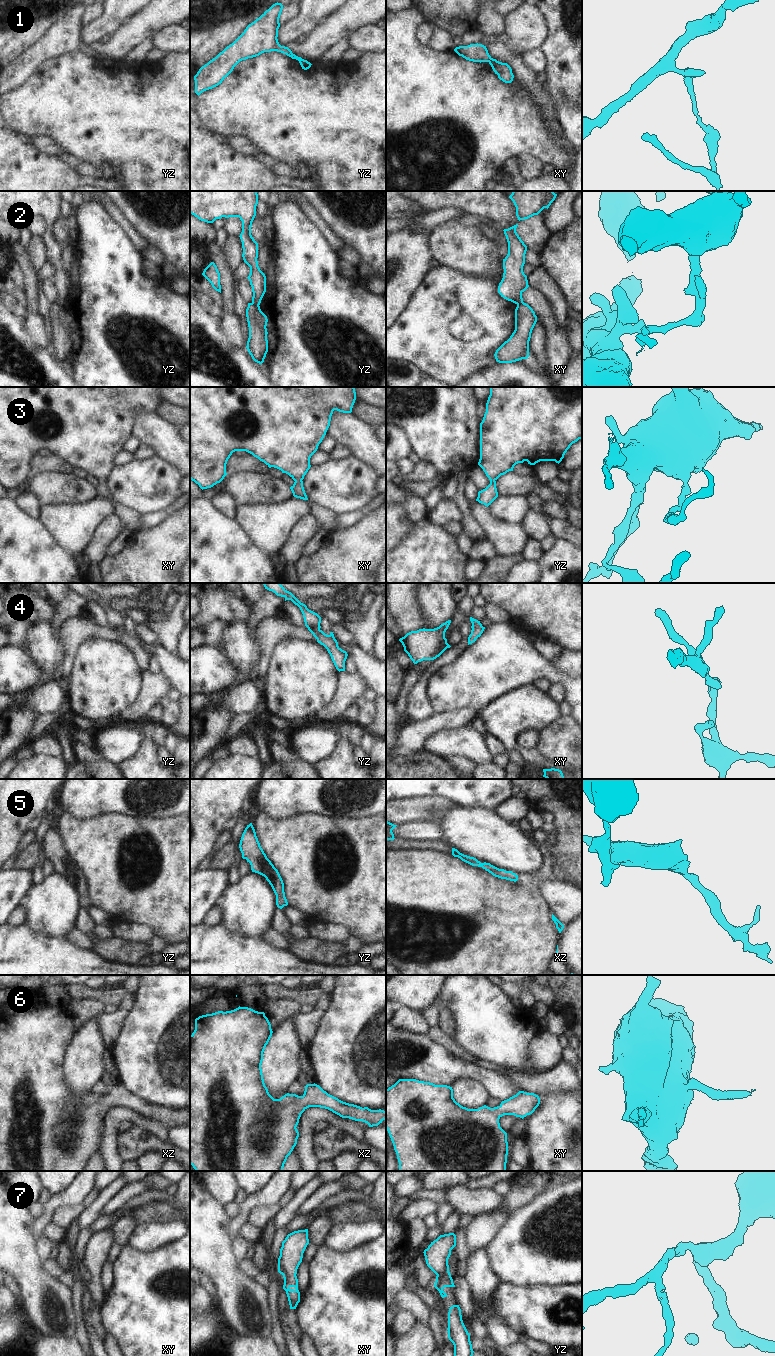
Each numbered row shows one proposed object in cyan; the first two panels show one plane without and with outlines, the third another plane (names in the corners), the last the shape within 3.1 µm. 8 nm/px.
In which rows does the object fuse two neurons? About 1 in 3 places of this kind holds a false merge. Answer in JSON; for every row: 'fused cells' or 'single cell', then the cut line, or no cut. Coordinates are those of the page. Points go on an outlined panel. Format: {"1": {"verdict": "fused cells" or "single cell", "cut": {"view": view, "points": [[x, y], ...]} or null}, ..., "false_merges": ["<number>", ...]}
{"1": {"verdict": "fused cells", "cut": {"view": "xy", "points": [[492, 58], [489, 62]]}}, "2": {"verdict": "fused cells", "cut": {"view": "yz", "points": [[252, 302], [258, 305]]}}, "3": {"verdict": "single cell", "cut": null}, "4": {"verdict": "single cell", "cut": null}, "5": {"verdict": "single cell", "cut": null}, "6": {"verdict": "single cell", "cut": null}, "7": {"verdict": "single cell", "cut": null}, "false_merges": ["1", "2"]}

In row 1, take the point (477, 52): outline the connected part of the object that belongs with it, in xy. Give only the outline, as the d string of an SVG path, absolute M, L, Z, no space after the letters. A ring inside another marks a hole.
M470 44L468 46L459 46L454 51L465 58L466 60L473 62L490 62L492 59L488 53L486 46L482 44Z

